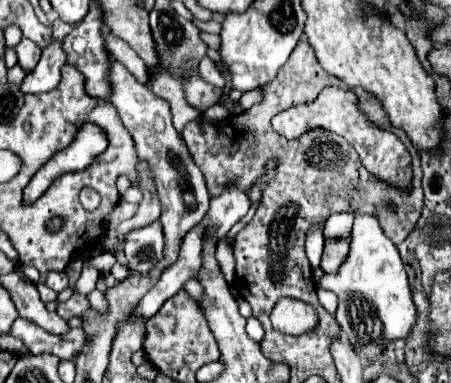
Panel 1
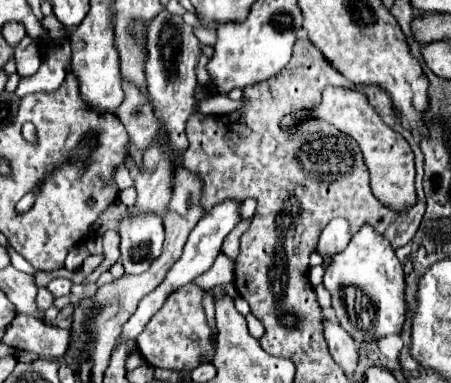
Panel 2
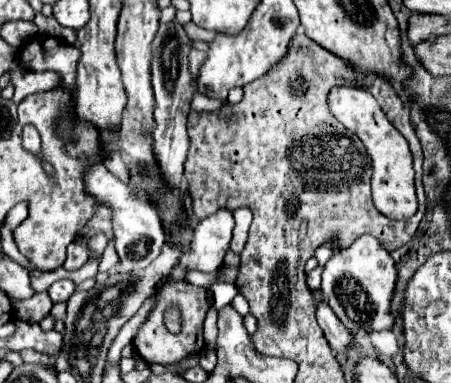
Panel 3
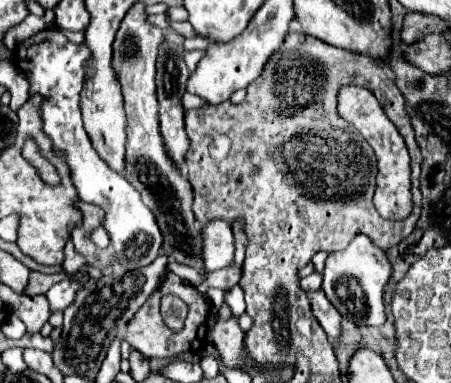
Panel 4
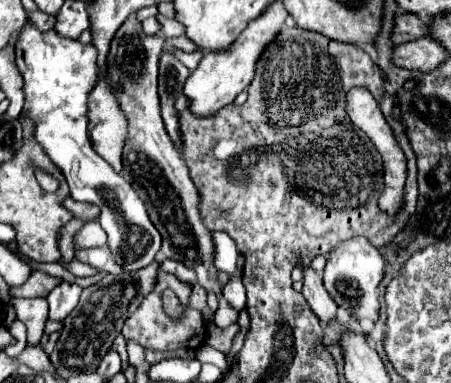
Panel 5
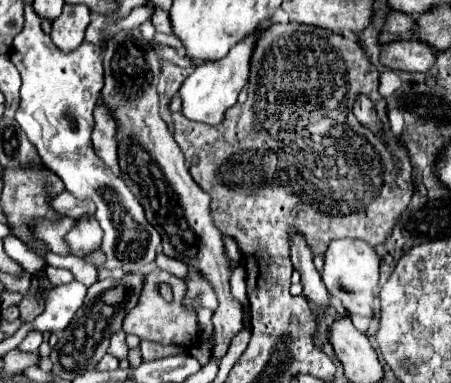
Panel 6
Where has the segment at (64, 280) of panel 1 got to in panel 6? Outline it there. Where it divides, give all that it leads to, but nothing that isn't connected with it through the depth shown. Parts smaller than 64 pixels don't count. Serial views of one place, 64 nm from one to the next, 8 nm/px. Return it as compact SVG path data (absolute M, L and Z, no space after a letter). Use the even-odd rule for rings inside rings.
M72 280L70 284L52 288L50 296L46 298L44 314L40 314L38 320L34 320L32 324L24 324L24 332L28 330L40 330L40 332L64 330L70 324L76 308L84 304L84 292L86 292L86 286L76 280Z

